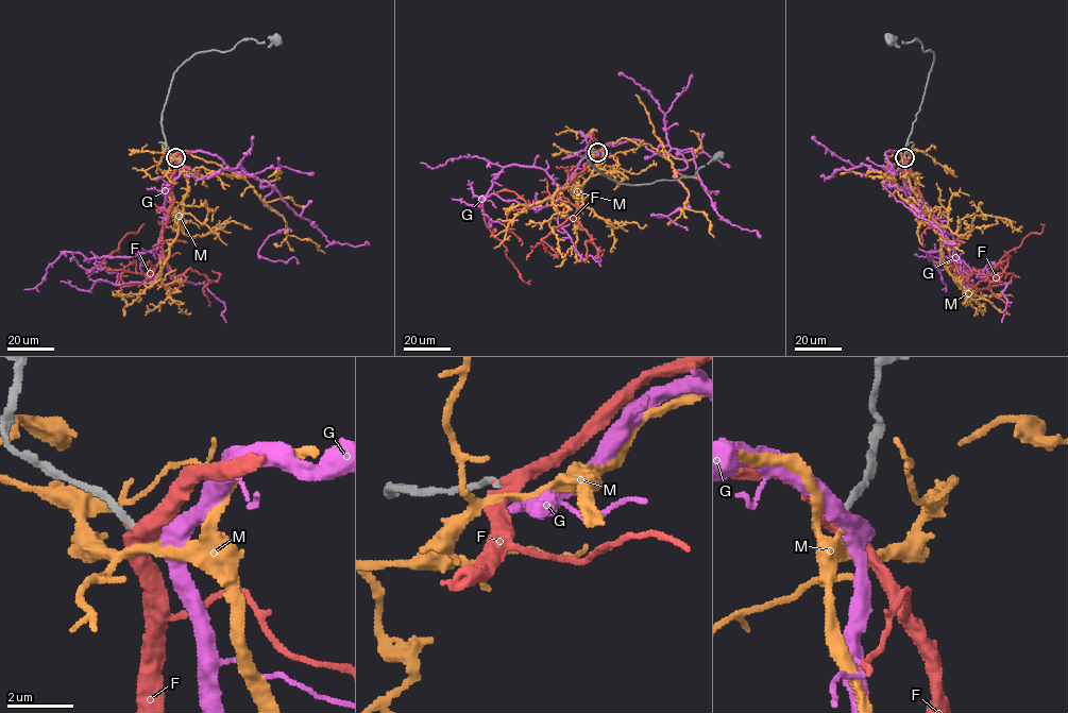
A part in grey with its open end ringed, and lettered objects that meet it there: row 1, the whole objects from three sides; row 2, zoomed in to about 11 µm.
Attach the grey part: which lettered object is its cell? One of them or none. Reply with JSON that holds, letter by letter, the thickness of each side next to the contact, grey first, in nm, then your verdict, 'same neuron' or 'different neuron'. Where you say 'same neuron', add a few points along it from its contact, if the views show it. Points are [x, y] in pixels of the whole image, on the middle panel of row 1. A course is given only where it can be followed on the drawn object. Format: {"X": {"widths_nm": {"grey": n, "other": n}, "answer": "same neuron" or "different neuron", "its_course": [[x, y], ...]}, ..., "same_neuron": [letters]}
{"F": {"widths_nm": {"grey": 240, "other": 400}, "answer": "different neuron"}, "G": {"widths_nm": {"grey": 180, "other": 420}, "answer": "different neuron"}, "M": {"widths_nm": {"grey": 150, "other": 200}, "answer": "same neuron", "its_course": [[597, 152], [624, 138], [662, 151], [688, 190], [684, 206], [705, 214], [714, 237]]}, "same_neuron": ["M"]}

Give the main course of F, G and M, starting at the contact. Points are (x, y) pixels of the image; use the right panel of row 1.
F: (903, 157), (960, 277), (967, 274), (954, 270), (994, 266), (1030, 233), (1040, 234), (1040, 223)
G: (904, 157), (885, 152), (895, 171), (886, 184), (952, 236), (951, 261), (959, 257), (961, 264)
M: (904, 157), (897, 152), (885, 157), (897, 192), (941, 239), (963, 253)

